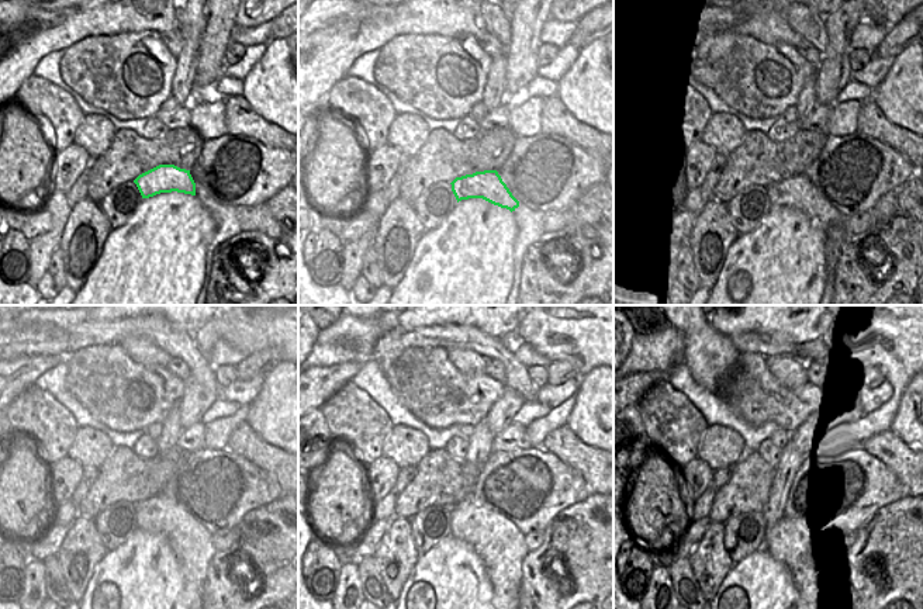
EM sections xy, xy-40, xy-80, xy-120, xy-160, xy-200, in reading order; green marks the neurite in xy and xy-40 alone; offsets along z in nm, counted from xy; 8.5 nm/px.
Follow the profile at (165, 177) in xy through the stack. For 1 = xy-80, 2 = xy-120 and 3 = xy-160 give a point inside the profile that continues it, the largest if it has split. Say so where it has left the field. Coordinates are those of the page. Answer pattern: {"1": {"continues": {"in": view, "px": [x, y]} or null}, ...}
{"1": {"continues": {"in": "xy-80", "px": [797, 191]}}, "2": {"continues": {"in": "xy-120", "px": [158, 515]}}, "3": {"continues": {"in": "xy-160", "px": [494, 537]}}}

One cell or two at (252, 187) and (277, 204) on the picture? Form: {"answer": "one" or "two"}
{"answer": "two"}

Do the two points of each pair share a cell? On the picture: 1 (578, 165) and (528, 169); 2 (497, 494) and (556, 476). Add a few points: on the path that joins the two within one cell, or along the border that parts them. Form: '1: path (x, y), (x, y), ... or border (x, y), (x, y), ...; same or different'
1: path (566, 169), (540, 169); same
2: path (511, 485), (542, 485); same

